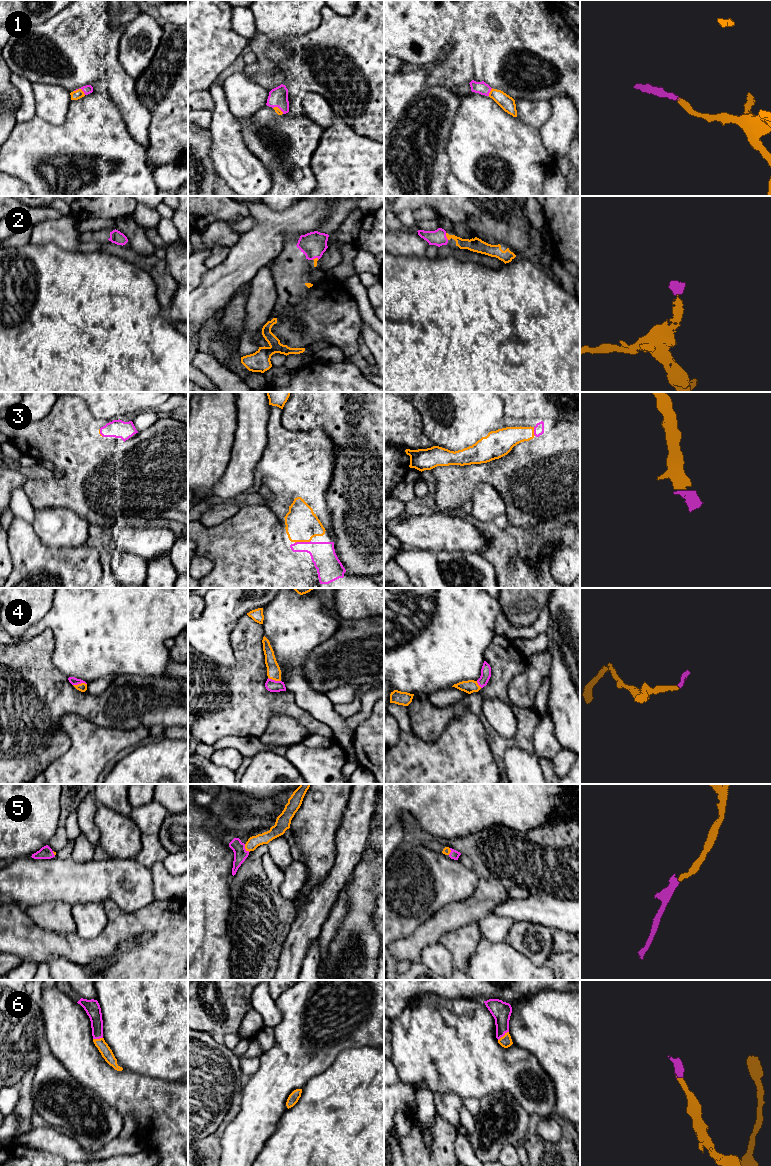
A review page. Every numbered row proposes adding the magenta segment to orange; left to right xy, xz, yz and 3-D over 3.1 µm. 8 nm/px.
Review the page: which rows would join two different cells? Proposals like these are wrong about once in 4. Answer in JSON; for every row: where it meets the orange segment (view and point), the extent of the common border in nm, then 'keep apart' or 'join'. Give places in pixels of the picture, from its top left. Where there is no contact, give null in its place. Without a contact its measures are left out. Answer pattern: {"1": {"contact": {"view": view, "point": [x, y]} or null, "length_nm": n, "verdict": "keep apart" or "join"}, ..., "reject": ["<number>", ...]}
{"1": {"contact": {"view": "xy", "point": [80, 89]}, "length_nm": 100, "verdict": "join"}, "2": {"contact": {"view": "yz", "point": [446, 236]}, "length_nm": 60, "verdict": "join"}, "3": {"contact": {"view": "xz", "point": [302, 541]}, "length_nm": 130, "verdict": "join"}, "4": {"contact": {"view": "xy", "point": [79, 684]}, "length_nm": 110, "verdict": "join"}, "5": {"contact": {"view": "xz", "point": [245, 848]}, "length_nm": 80, "verdict": "join"}, "6": {"contact": {"view": "yz", "point": [504, 1035]}, "length_nm": 120, "verdict": "join"}, "reject": []}

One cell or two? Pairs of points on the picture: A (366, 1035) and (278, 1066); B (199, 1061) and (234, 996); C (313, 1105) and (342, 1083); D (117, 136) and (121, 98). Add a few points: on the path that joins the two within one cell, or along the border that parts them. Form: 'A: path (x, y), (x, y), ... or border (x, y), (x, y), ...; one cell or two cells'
A: path (344, 1035), (327, 1035), (300, 1052); one cell
B: border (198, 1030), (205, 1031), (213, 1037); two cells
C: path (320, 1105), (335, 1090); one cell
D: border (109, 97), (119, 110), (126, 129), (130, 133); two cells

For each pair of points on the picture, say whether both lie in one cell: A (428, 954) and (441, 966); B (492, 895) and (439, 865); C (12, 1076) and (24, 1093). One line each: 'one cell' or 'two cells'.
A: one cell
B: two cells
C: two cells

